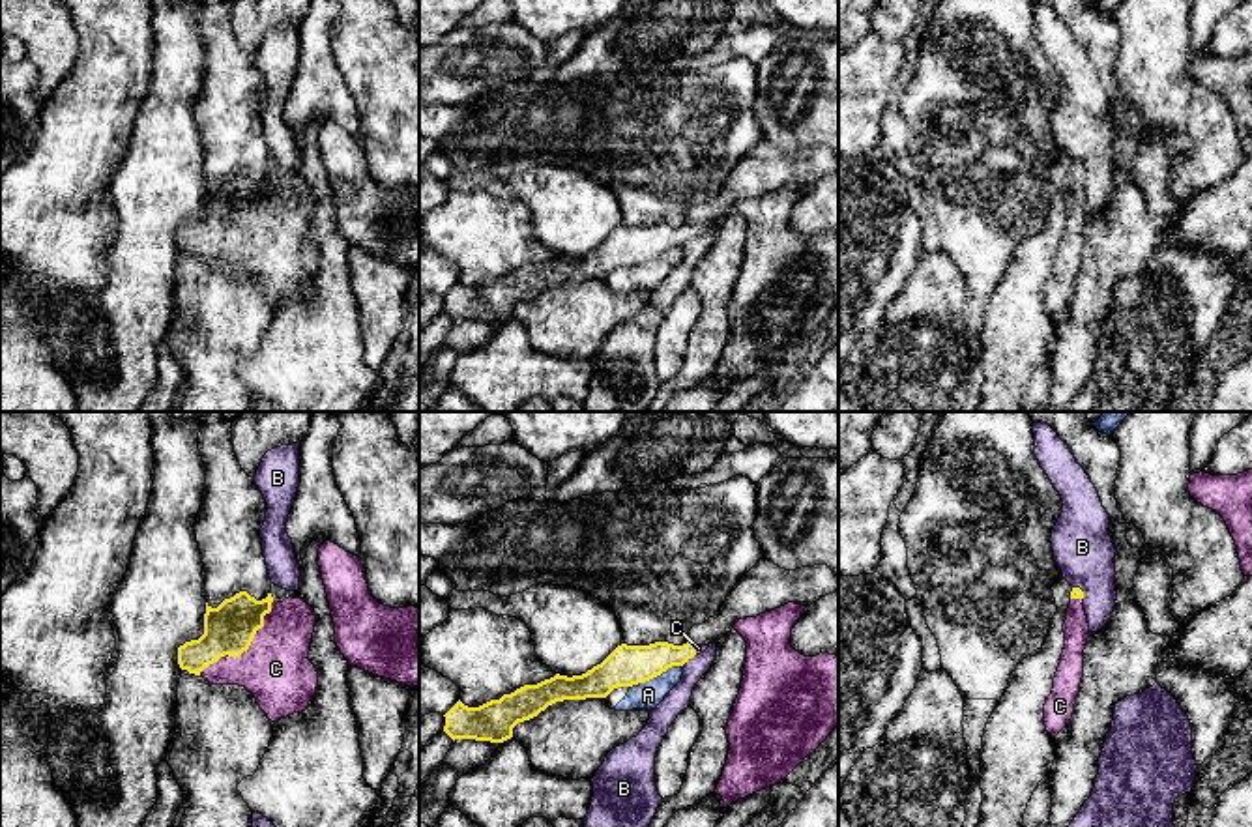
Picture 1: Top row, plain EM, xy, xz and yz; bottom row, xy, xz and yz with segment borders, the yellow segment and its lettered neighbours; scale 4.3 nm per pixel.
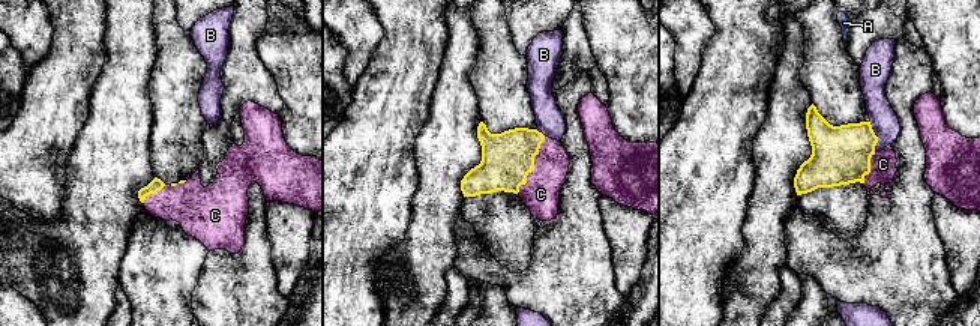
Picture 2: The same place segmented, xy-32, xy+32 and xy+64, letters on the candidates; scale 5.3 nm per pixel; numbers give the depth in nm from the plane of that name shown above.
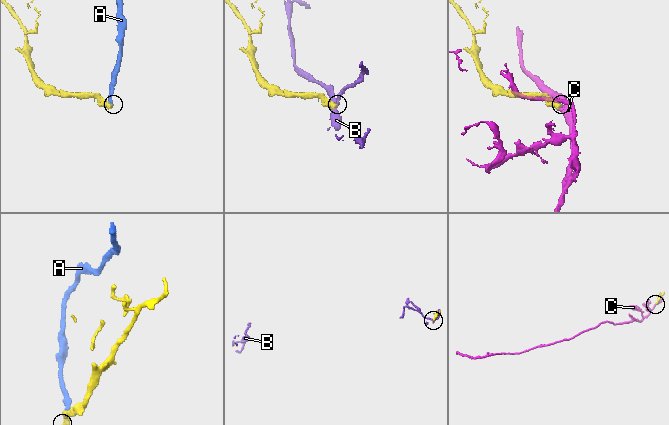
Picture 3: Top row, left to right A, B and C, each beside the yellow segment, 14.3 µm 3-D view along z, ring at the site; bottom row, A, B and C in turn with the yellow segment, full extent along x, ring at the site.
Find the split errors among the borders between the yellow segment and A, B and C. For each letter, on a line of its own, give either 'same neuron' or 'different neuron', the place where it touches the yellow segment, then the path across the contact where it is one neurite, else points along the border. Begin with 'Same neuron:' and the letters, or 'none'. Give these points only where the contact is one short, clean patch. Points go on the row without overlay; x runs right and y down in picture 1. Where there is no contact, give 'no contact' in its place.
Same neuron: C
A: different neuron; contact xz (655, 257); border xz (680, 246), (672, 246), (631, 268)
B: different neuron; contact xz (687, 240); border xz (695, 234), (682, 247)
C: same neuron; contact xy (246, 231); way xy (229, 210), (246, 231), (257, 231), (276, 249)

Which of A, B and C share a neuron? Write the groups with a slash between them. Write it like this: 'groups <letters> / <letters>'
groups A / B / C

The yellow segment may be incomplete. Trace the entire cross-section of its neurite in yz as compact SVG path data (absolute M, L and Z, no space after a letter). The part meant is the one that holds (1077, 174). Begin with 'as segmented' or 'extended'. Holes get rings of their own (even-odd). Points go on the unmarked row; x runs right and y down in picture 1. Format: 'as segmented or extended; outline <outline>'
extended; outline M1072 168L1067 200L1063 204L1065 228L1054 258L1054 269L1044 284L1046 312L1055 318L1072 299L1076 277L1084 258L1084 230L1089 204L1084 191L1084 172Z

